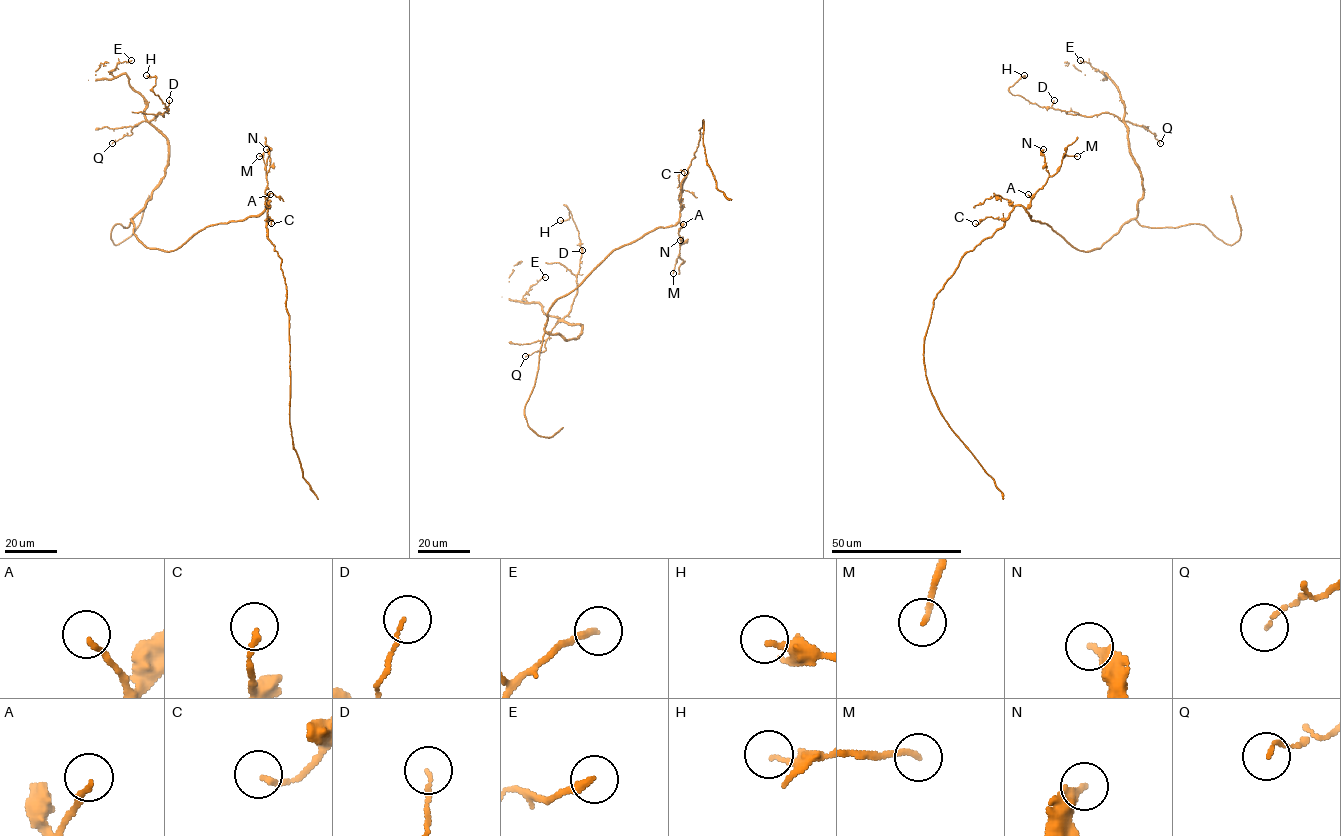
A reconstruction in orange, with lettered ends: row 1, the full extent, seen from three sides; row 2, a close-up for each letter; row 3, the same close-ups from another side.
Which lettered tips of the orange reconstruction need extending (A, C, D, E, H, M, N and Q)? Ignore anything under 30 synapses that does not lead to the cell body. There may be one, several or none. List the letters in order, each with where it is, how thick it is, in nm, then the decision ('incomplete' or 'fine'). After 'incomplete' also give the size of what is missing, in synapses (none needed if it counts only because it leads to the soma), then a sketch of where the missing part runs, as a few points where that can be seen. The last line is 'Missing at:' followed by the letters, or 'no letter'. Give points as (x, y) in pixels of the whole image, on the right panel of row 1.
A: place (1028, 194); calibre 170 nm; fine
C: place (975, 223); calibre 150 nm; fine
D: place (1054, 100); calibre 110 nm; fine
E: place (1080, 60); calibre 200 nm; fine
H: place (1024, 75); calibre 200 nm; fine
M: place (1077, 156); calibre 190 nm; fine
N: place (1043, 149); calibre 260 nm; fine
Q: place (1160, 143); calibre 90 nm; fine
Missing at: no letter

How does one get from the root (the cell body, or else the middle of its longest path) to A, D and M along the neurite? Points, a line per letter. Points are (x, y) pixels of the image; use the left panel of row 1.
A: (220, 223), (258, 216), (267, 207), (270, 194)
D: (220, 223), (169, 251), (147, 248), (133, 232), (131, 219), (164, 175), (168, 142), (150, 122), (169, 100)
M: (220, 223), (257, 216), (267, 207), (266, 165), (263, 157), (259, 156)

